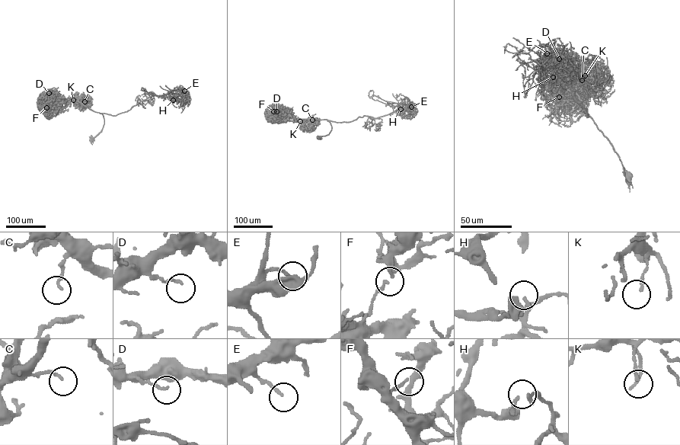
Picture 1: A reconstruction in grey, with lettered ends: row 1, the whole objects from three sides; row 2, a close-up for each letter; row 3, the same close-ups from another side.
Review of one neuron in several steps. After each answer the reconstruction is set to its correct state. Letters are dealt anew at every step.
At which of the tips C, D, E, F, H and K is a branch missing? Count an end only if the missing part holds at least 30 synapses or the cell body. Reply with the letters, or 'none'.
none

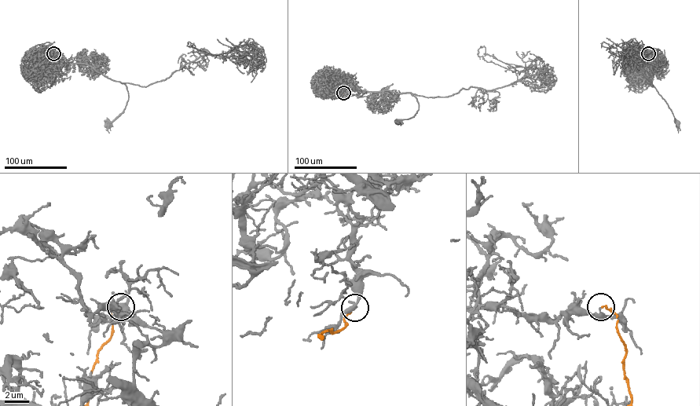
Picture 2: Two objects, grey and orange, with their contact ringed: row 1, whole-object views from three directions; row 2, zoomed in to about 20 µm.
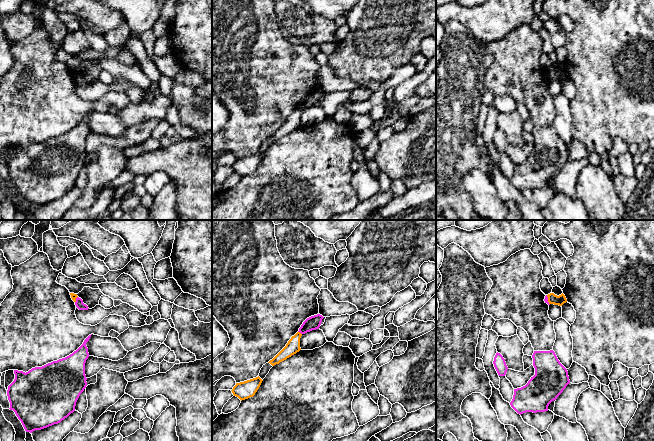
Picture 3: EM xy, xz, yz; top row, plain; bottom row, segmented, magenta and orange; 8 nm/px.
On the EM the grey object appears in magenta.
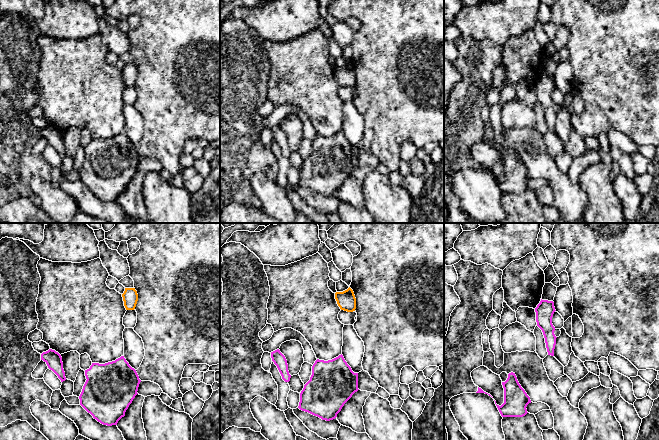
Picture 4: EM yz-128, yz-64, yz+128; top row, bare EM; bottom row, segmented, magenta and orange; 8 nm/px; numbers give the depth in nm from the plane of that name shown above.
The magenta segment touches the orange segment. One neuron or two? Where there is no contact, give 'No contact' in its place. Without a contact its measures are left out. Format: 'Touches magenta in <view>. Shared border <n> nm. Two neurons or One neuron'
Touches magenta in xz. Shared border 40 nm. Two neurons

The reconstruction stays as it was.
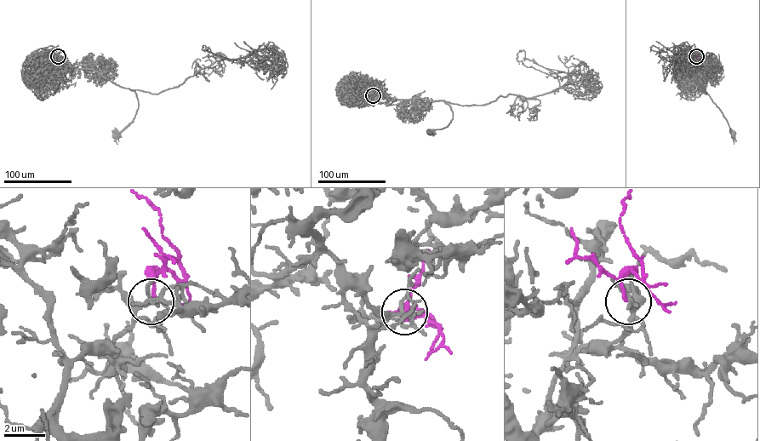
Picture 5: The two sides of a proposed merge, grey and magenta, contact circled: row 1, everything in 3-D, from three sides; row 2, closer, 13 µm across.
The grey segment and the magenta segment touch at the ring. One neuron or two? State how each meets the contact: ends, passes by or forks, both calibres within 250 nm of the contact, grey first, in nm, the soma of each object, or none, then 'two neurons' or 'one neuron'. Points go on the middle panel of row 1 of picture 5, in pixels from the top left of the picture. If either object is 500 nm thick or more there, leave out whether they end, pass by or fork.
grey forks; magenta ends; calibres 170 and 160 nm; soma grey (431, 133); soma magenta none; two neurons

